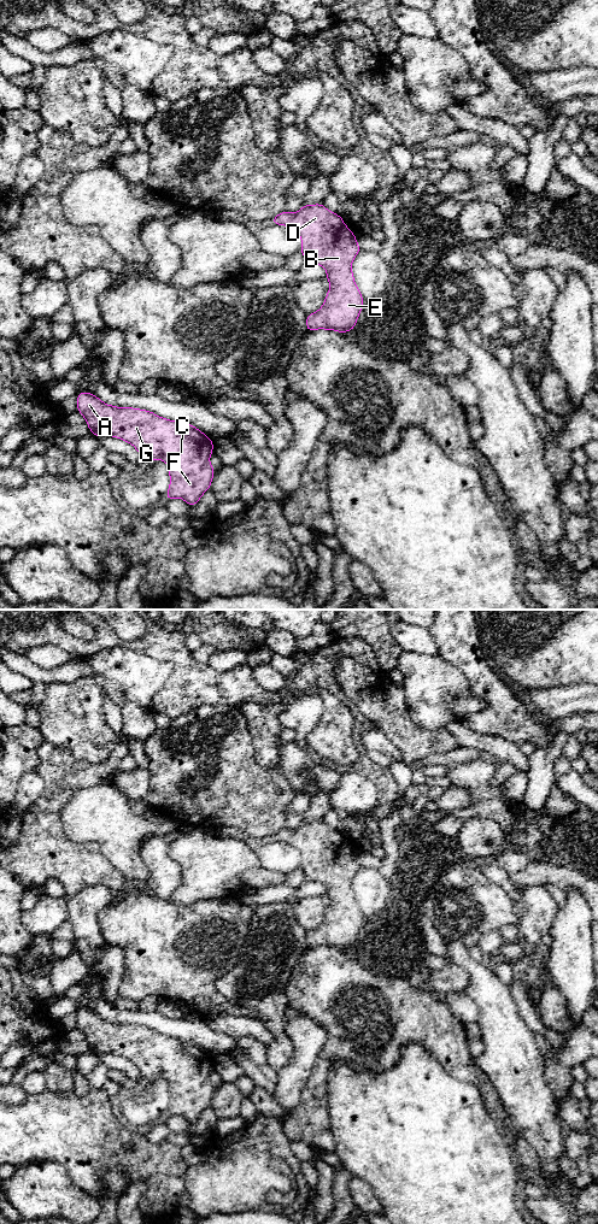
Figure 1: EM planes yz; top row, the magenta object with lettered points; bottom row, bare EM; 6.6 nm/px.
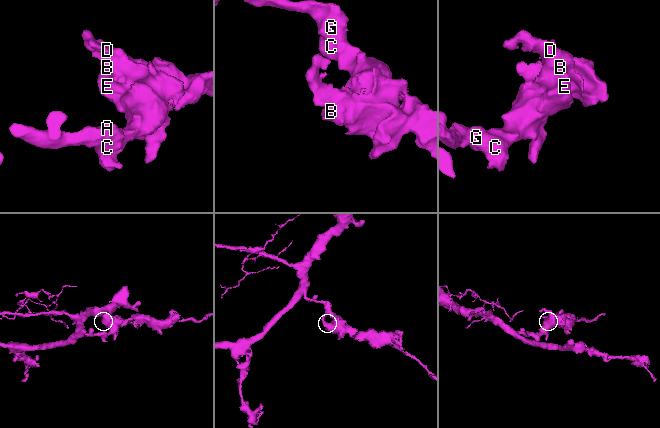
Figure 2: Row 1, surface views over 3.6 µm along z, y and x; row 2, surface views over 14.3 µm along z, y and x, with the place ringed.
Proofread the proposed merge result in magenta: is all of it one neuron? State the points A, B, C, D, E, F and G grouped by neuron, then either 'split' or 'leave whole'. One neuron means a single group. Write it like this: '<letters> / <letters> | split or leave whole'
A B C D E F G | leave whole

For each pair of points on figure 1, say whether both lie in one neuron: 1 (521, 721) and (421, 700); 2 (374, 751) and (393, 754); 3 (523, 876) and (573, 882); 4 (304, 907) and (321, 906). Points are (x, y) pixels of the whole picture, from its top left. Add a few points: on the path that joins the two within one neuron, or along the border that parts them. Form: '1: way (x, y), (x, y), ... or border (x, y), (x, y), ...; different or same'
1: border (469, 683), (469, 690), (485, 706), (461, 719); different
2: way (379, 751), (388, 753); same
3: way (535, 876), (561, 876); same
4: way (308, 907), (317, 906); same

